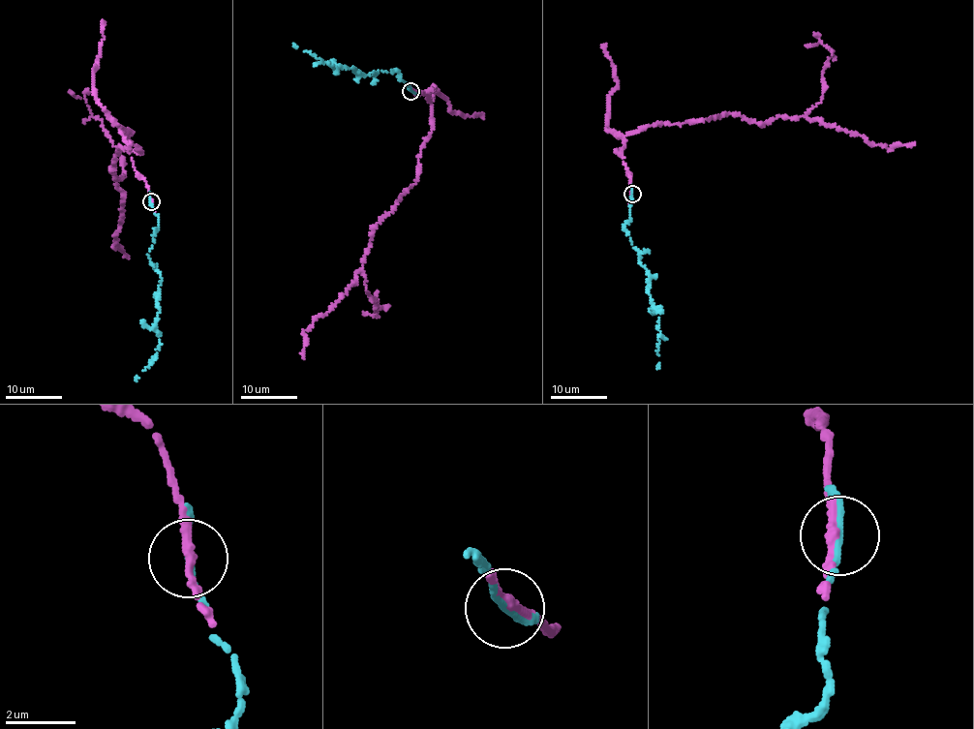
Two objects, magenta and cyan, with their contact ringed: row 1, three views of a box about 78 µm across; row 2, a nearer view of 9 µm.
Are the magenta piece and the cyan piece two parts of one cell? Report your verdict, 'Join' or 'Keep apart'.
Join

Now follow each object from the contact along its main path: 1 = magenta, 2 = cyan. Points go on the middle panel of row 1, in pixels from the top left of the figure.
1: (410, 91), (426, 94), (432, 125), (418, 177), (373, 232), (362, 268), (376, 317), (378, 291)
2: (410, 91), (395, 72), (361, 75), (351, 67), (335, 70), (292, 44)

